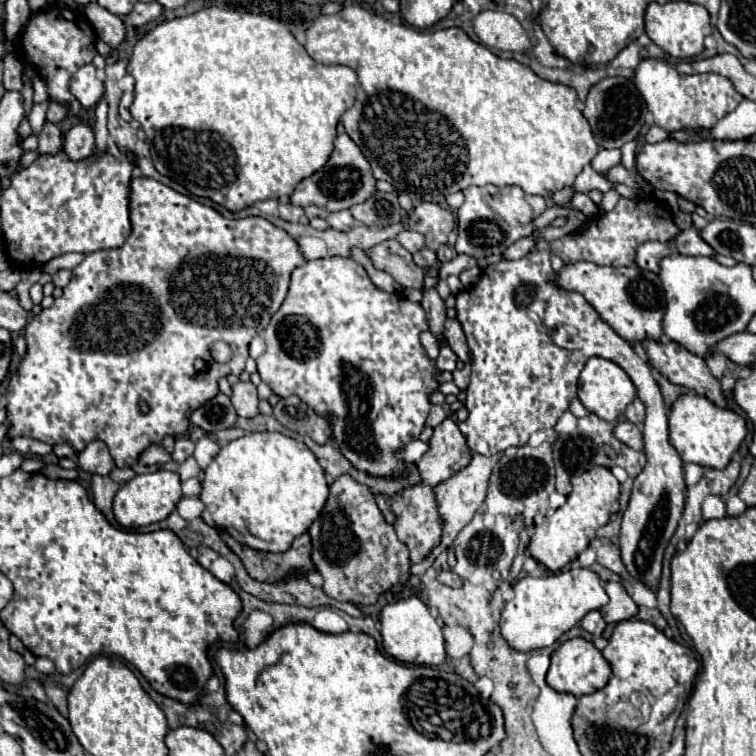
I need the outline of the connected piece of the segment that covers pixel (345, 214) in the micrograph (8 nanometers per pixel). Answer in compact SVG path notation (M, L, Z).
M340 210L340 212L332 212L328 218L328 224L330 224L330 228L334 228L334 230L340 230L340 232L348 232L354 224L356 224L356 220L352 218L352 214L350 214L350 210Z

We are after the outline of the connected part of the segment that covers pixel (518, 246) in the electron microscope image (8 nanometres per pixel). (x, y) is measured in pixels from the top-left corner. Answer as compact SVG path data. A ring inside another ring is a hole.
M520 238L518 242L514 242L506 252L502 252L502 260L518 260L522 256L526 256L530 250L534 248L534 238Z

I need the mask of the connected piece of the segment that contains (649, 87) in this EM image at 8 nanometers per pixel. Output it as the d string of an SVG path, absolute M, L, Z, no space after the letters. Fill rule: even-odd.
M644 58L634 70L634 84L644 96L654 122L668 134L682 128L712 128L722 116L734 110L742 96L736 94L732 82L720 74L696 74L682 76L662 58Z

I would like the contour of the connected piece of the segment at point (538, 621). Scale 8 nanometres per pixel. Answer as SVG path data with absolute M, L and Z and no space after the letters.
M574 568L570 572L548 574L542 578L522 578L514 584L514 600L504 606L504 618L500 618L500 632L508 646L516 652L530 652L536 648L552 646L564 632L576 626L584 614L602 608L608 602L608 594L596 572L588 568Z

